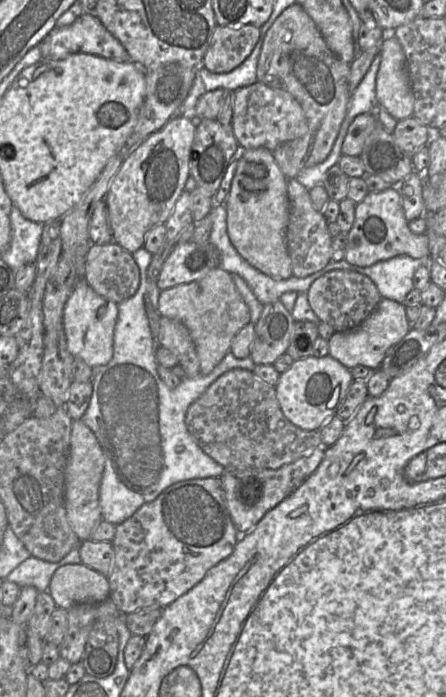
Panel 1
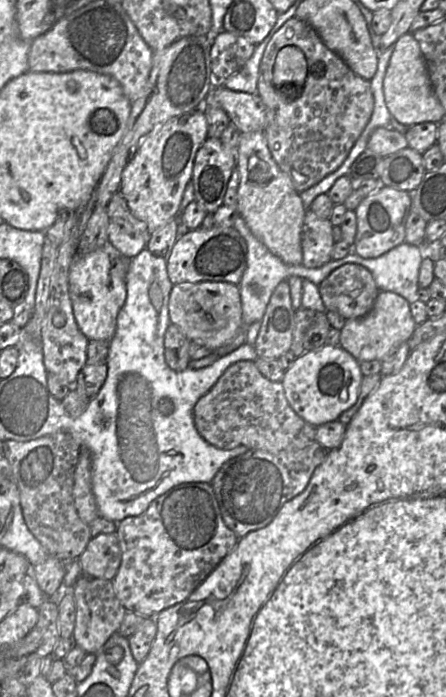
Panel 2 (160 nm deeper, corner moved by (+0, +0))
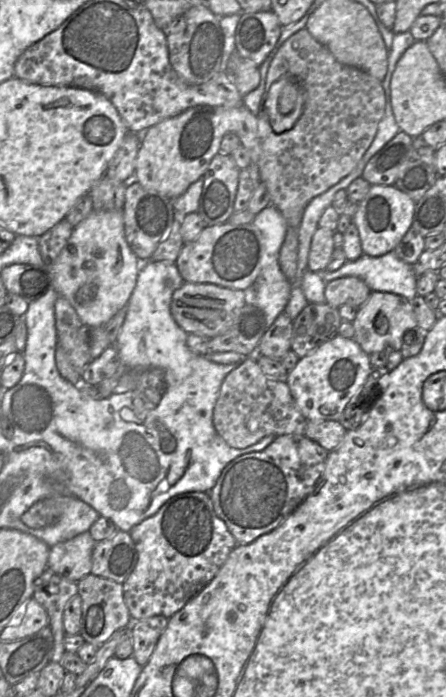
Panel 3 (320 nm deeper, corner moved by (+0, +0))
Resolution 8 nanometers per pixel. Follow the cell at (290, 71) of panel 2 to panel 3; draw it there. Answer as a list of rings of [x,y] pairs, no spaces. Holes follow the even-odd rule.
[[[281,77],[275,81],[265,103],[274,132],[282,133],[291,129],[300,118],[304,105],[303,91],[295,80]]]

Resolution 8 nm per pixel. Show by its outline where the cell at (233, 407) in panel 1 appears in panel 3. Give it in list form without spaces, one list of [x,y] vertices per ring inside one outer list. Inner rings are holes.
[[[247,357],[225,377],[213,411],[217,433],[232,448],[251,446],[266,436],[304,435],[307,425],[286,382],[267,377],[256,361]]]

